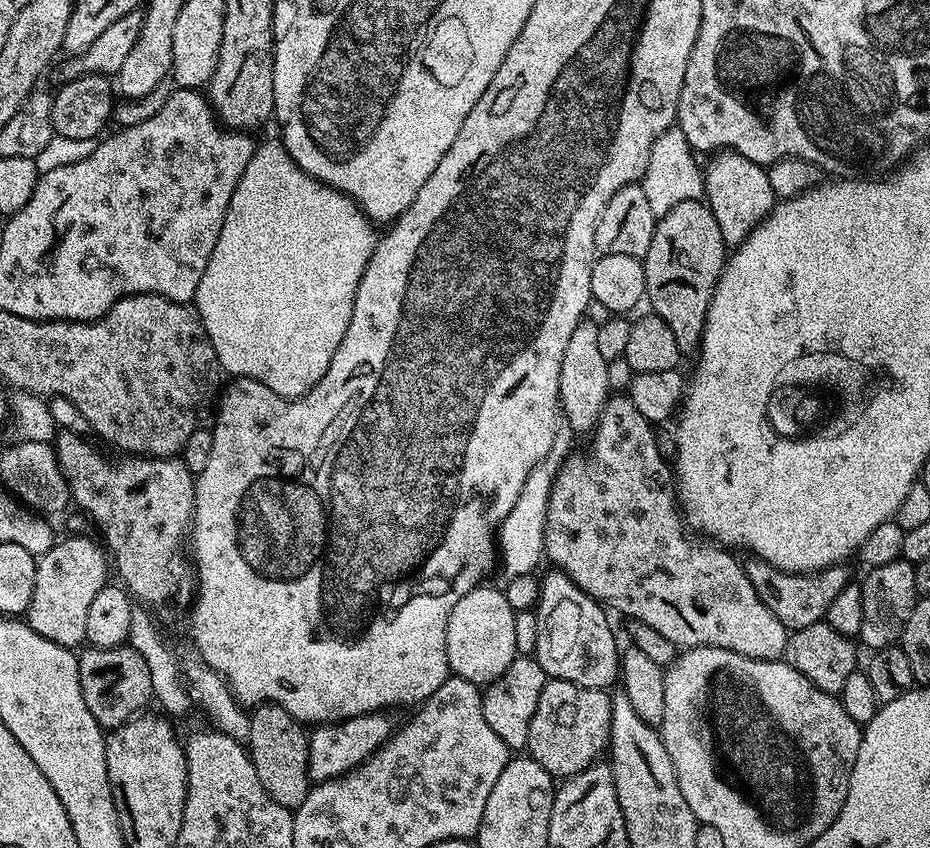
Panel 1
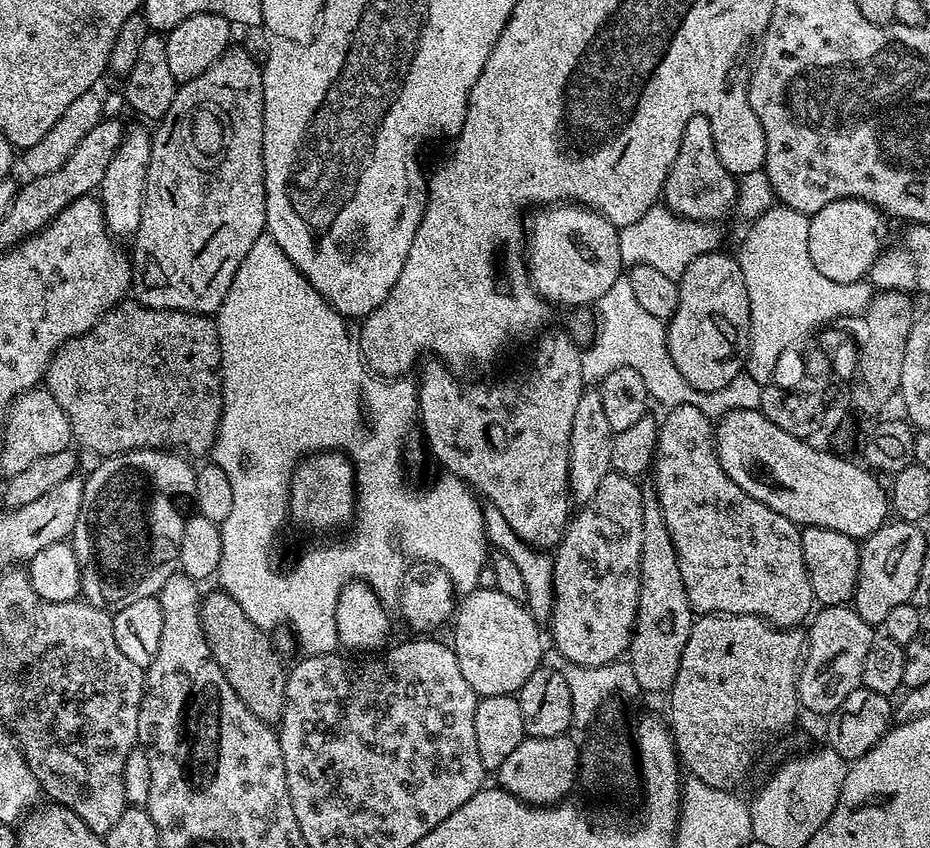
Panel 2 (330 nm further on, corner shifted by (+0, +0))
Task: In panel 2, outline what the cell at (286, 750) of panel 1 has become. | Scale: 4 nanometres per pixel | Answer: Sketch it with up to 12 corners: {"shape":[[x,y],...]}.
{"shape":[[223,590],[200,602],[202,630],[230,690],[279,725],[286,664]]}

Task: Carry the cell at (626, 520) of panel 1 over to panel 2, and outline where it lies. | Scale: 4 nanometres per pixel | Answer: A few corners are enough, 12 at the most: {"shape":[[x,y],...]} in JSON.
{"shape":[[663,413],[656,497],[700,614],[809,619],[801,529]]}

